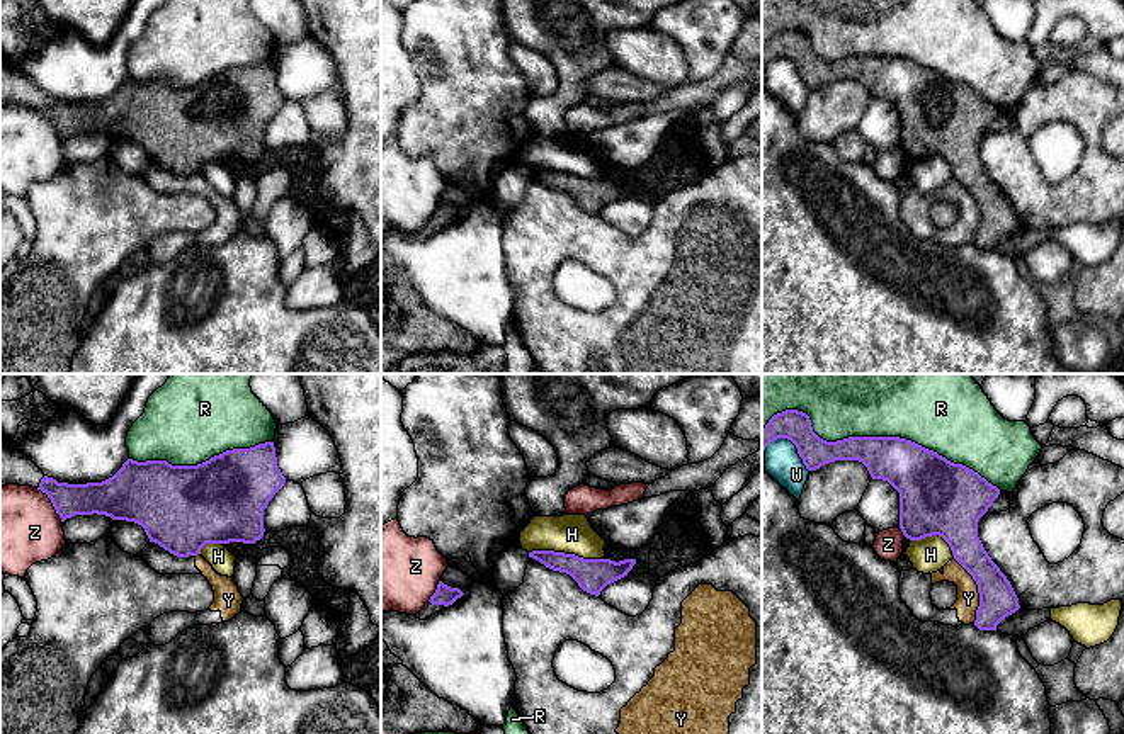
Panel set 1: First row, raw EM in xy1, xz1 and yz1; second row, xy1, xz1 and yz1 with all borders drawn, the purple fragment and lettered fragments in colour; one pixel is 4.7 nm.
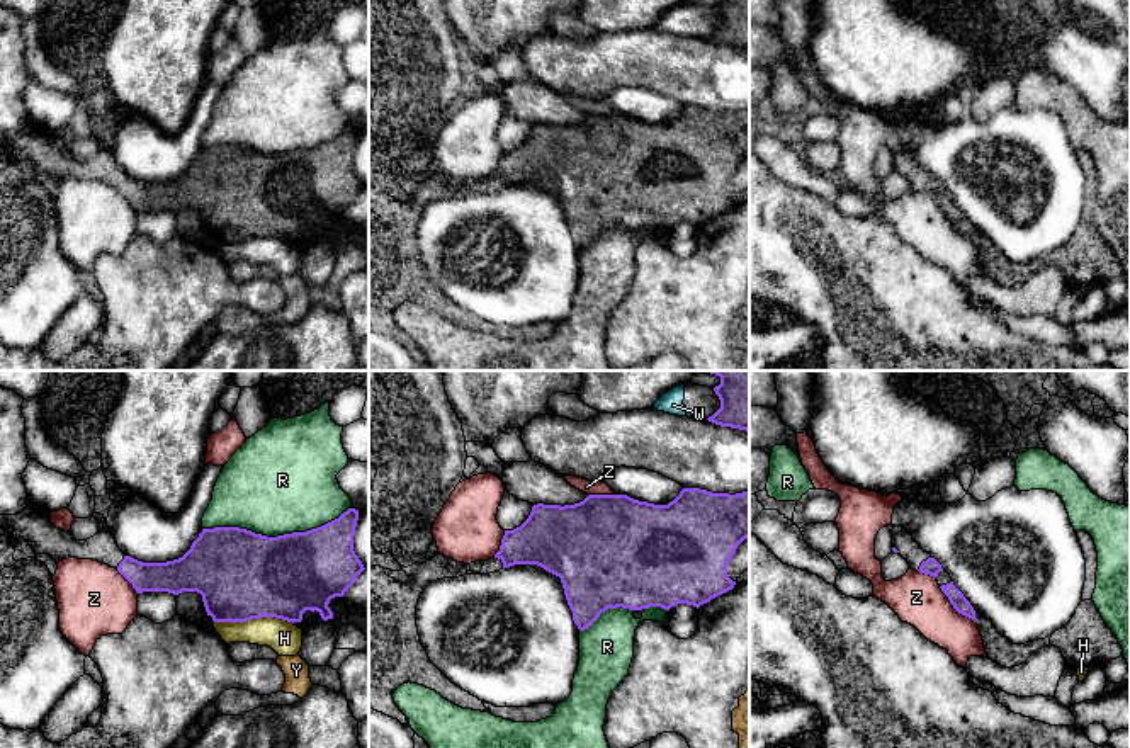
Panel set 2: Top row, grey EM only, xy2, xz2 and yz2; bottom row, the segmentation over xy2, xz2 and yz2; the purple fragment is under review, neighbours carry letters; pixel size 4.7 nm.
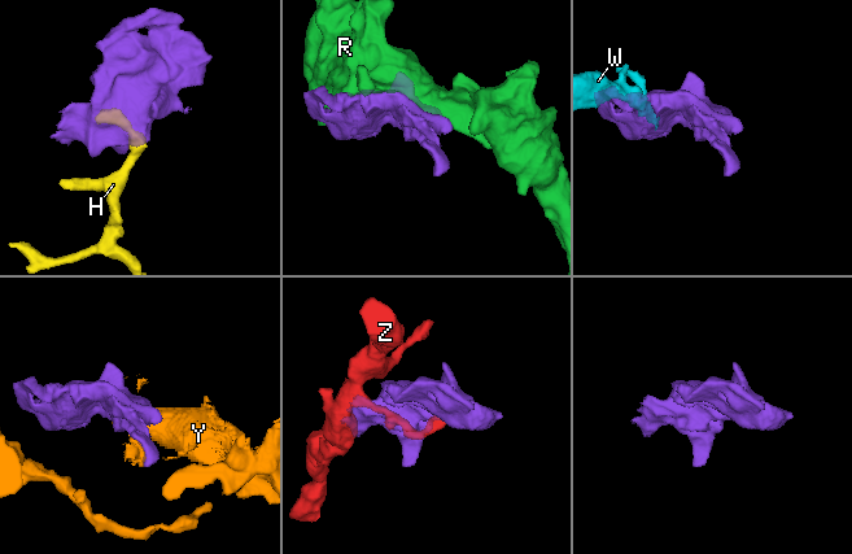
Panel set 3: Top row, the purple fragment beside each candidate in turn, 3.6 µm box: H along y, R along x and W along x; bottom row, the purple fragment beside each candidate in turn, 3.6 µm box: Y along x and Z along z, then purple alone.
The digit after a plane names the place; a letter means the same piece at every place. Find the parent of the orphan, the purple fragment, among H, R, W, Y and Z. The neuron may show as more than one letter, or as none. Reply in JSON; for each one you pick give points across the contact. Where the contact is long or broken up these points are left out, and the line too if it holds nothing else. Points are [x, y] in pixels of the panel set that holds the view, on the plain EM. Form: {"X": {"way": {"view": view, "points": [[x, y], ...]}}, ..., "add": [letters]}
{"add": []}

